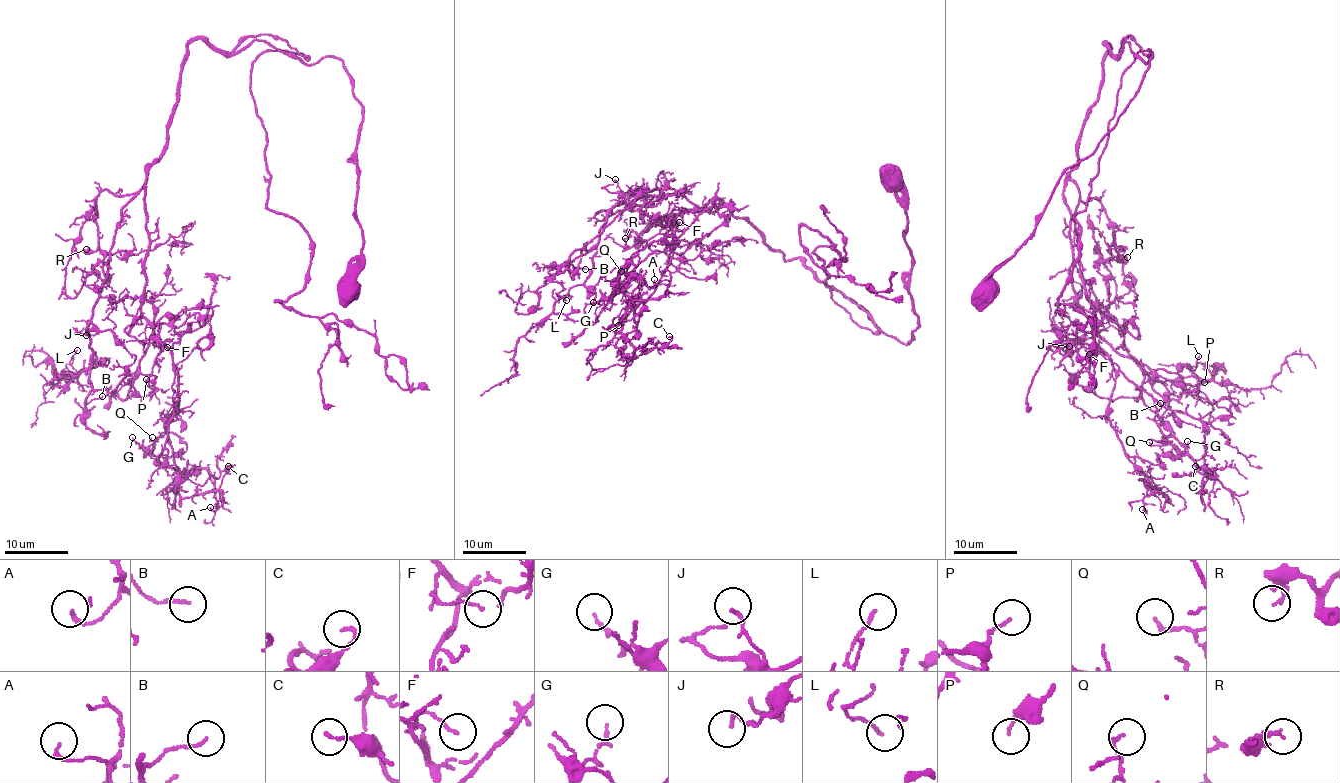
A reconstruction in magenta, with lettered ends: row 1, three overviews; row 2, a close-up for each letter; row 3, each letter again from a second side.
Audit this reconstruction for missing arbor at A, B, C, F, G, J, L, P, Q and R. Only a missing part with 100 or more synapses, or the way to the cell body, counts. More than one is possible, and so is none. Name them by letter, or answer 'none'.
none

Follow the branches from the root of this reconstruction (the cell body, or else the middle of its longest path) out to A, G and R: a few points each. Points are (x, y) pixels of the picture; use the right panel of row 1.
A: (984, 291), (1152, 54), (1104, 43), (1063, 193), (1115, 373), (1110, 425), (1166, 495), (1142, 509)
G: (984, 291), (1152, 54), (1104, 43), (1063, 202), (1101, 314), (1094, 339), (1152, 398), (1169, 442), (1187, 441)
R: (984, 291), (1137, 93), (1153, 55), (1126, 41), (1119, 54), (1104, 43), (1069, 179), (1127, 257)

